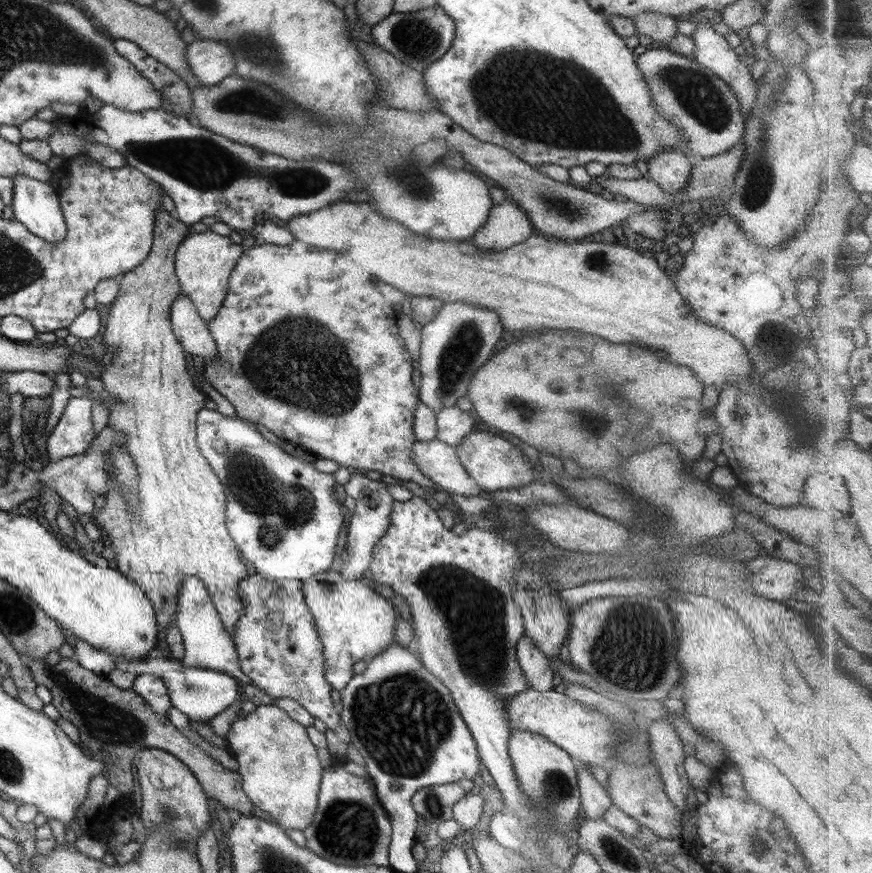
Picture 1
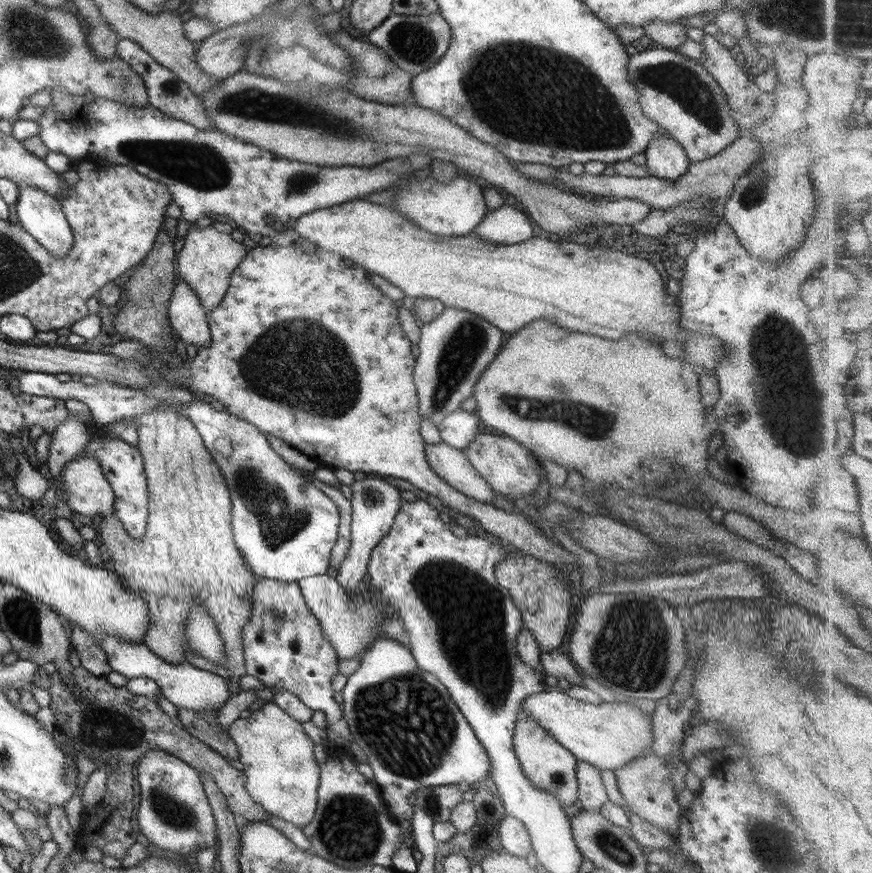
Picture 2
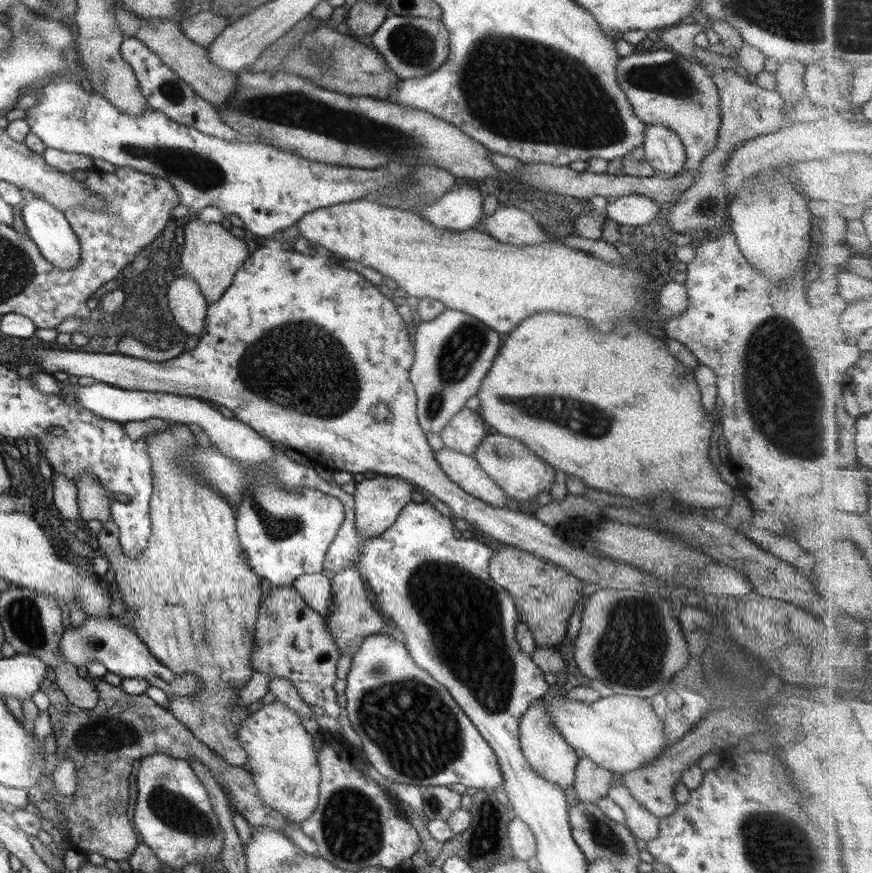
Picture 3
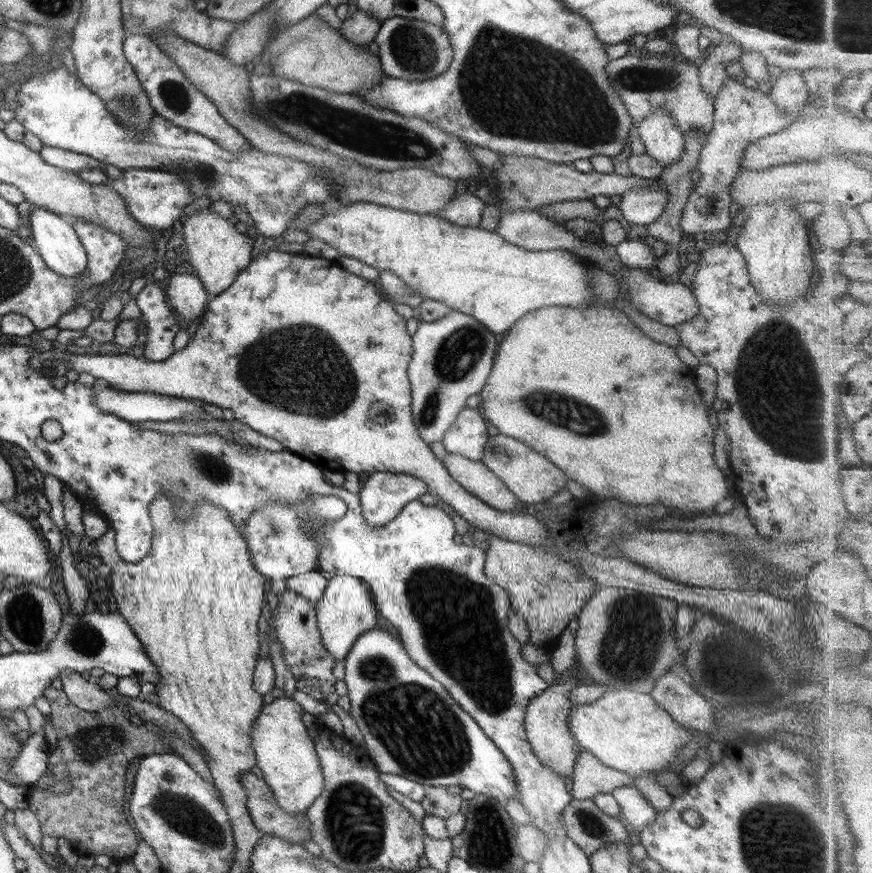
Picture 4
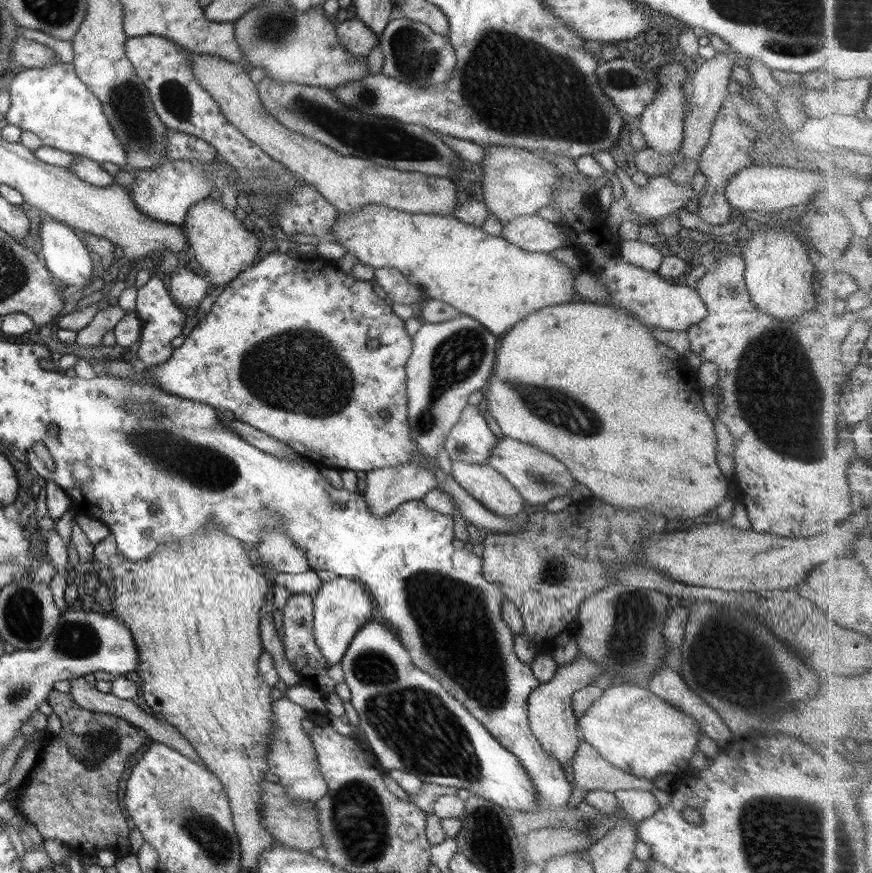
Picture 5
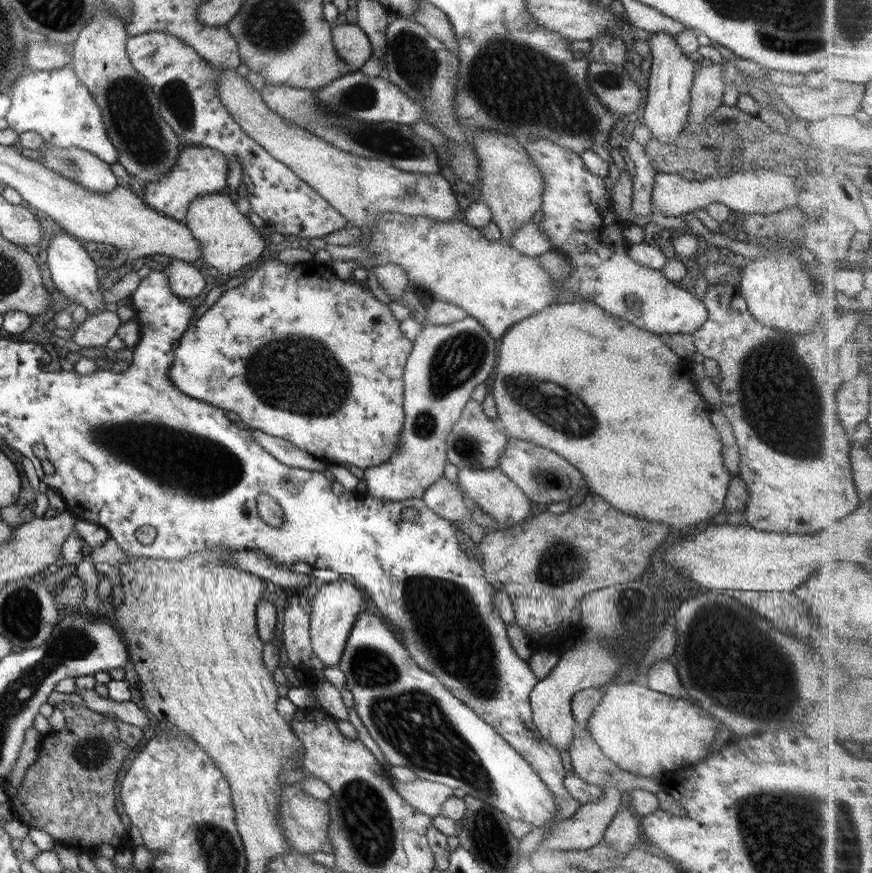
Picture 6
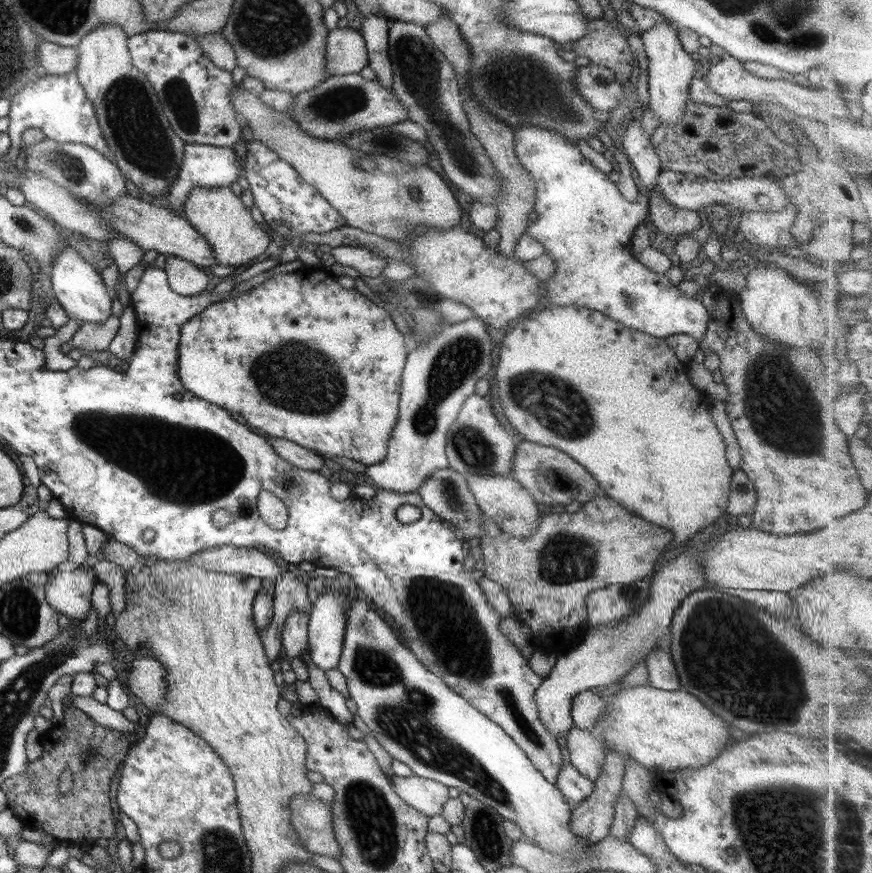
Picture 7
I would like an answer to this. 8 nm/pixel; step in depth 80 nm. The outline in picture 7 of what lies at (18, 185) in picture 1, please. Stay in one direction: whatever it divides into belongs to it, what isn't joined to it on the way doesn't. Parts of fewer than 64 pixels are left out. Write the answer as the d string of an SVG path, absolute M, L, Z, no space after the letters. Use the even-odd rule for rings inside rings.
M64 246L56 253L52 260L49 280L57 303L66 312L67 318L78 320L79 324L85 322L105 322L111 315L112 298L108 296L106 288L99 274L93 267L81 258L77 251Z

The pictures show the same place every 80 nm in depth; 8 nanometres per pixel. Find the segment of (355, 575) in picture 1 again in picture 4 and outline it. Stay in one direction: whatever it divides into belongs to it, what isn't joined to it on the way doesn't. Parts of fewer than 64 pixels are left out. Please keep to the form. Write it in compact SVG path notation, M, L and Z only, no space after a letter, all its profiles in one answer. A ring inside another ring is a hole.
M370 473L358 493L362 522L369 528L385 526L405 504L426 493L428 486L413 475ZM335 576L326 580L322 595L313 606L316 614L317 631L325 649L335 662L343 660L359 638L359 634L377 627L377 611L368 586L361 580L345 576Z

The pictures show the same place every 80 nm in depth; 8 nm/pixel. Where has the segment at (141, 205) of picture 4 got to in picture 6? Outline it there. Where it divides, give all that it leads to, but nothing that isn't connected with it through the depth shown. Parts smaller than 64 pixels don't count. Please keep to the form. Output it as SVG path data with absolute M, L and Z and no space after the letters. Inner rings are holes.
M187 146L182 150L177 158L177 163L167 175L160 176L152 182L145 182L145 189L142 201L151 208L170 216L178 221L183 221L186 206L199 195L217 193L225 188L227 180L227 160L221 152L211 148Z

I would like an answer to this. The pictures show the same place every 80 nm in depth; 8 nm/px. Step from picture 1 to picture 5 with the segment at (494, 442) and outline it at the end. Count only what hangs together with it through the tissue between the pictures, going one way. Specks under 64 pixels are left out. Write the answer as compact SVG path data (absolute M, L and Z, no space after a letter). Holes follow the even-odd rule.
M505 436L498 438L498 443L490 450L487 464L503 476L512 487L515 487L515 491L525 503L531 505L569 496L576 483L570 470L550 454L539 450L536 446Z

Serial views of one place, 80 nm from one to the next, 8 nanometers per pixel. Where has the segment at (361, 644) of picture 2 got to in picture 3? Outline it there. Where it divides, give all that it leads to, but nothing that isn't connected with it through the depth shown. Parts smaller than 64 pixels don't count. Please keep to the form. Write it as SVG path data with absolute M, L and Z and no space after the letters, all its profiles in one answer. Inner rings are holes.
M305 574L299 576L290 584L299 596L305 601L305 604L319 613L324 620L328 613L331 602L331 583L329 578L321 574Z

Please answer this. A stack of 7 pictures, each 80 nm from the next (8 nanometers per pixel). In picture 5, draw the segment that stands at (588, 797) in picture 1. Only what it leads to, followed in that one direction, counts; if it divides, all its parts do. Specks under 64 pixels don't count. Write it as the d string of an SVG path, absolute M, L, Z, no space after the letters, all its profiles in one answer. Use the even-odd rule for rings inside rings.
M578 742L572 758L573 785L564 808L581 803L585 791L603 789L614 793L616 790L653 790L653 780L635 778L620 768L609 764L588 743Z

